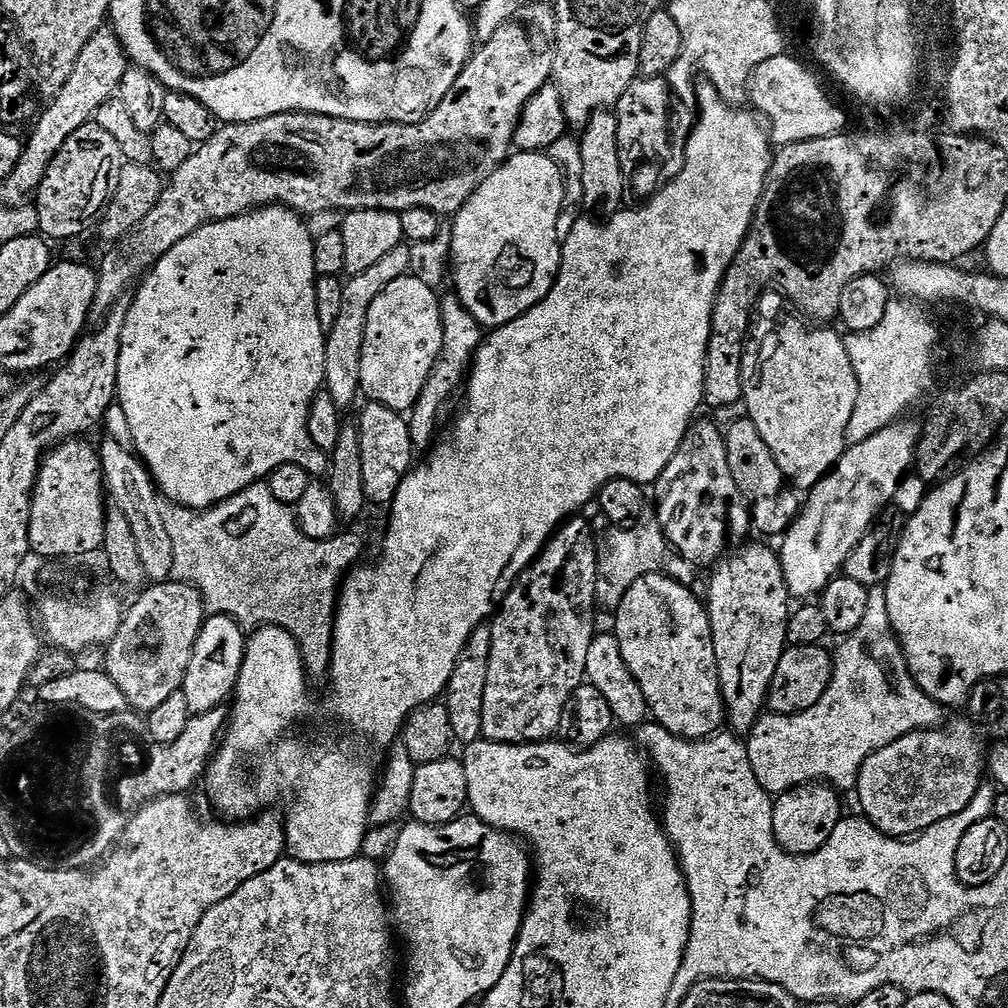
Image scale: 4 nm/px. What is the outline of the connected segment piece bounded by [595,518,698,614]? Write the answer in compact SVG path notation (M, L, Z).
M645 518L631 526L603 527L595 529L598 554L596 606L601 613L615 613L622 598L626 598L626 590L630 590L630 586L643 576L669 576L679 584L695 585L697 569L672 549L655 518Z

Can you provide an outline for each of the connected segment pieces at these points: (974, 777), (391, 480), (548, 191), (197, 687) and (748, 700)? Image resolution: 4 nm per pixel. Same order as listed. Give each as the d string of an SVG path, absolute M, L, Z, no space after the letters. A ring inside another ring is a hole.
M971 719L951 720L939 728L906 734L890 742L890 746L882 746L882 750L870 754L870 758L862 762L854 795L860 799L859 811L863 819L869 820L883 836L911 838L934 826L934 822L962 814L966 806L970 806L974 794L978 794L983 781L980 779L986 776L986 745L980 741L977 725Z
M365 403L358 419L358 446L362 452L362 490L369 505L391 505L398 486L414 467L412 435L408 430L408 420L394 410L381 404Z
M517 151L508 157L496 170L482 183L473 190L468 201L462 205L460 211L455 214L451 221L452 227L452 248L450 257L450 280L456 283L454 288L455 296L460 299L462 306L471 314L474 319L479 322L481 329L491 330L493 328L501 328L510 322L514 322L514 318L518 318L522 314L526 314L526 310L530 310L534 306L538 306L538 302L542 302L542 298L546 298L550 294L550 290L556 281L556 275L560 269L560 250L562 247L562 232L556 229L556 223L560 220L560 199L563 198L564 192L564 176L560 173L560 168L551 160L548 152L521 152Z
M209 615L205 619L202 630L198 634L198 642L194 642L194 654L190 654L190 666L186 666L186 678L182 689L186 694L186 706L190 706L192 715L206 714L215 708L225 707L233 699L238 674L242 670L242 662L244 661L245 643L245 629L241 628L229 616Z
M751 544L737 547L740 548L737 552L729 551L724 559L711 569L712 581L708 584L708 596L706 595L706 607L712 631L712 654L716 673L720 679L720 697L724 700L727 727L736 734L751 732L765 711L772 679L788 644L786 626L790 597L780 557L773 549L771 552L760 544Z

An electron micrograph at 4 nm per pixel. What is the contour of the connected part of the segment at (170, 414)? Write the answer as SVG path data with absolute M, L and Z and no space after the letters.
M279 206L257 208L254 212L243 212L229 220L202 226L175 244L143 277L142 283L135 289L136 297L128 304L126 322L122 326L116 398L118 412L120 408L124 424L132 435L131 447L144 461L149 477L165 501L197 510L212 508L226 498L246 490L251 484L261 483L283 464L302 466L302 470L306 470L313 478L323 477L327 473L329 453L318 450L308 434L308 407L324 388L326 362L326 330L318 322L318 308L314 302L317 279L314 270L314 239L307 232L305 221L289 208Z

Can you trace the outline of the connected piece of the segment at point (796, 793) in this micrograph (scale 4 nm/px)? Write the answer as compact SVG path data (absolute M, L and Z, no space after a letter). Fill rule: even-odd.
M823 782L803 784L779 793L772 805L772 821L780 849L792 856L809 856L826 846L830 834L834 834L834 826L838 826L842 818L840 796L837 789Z

